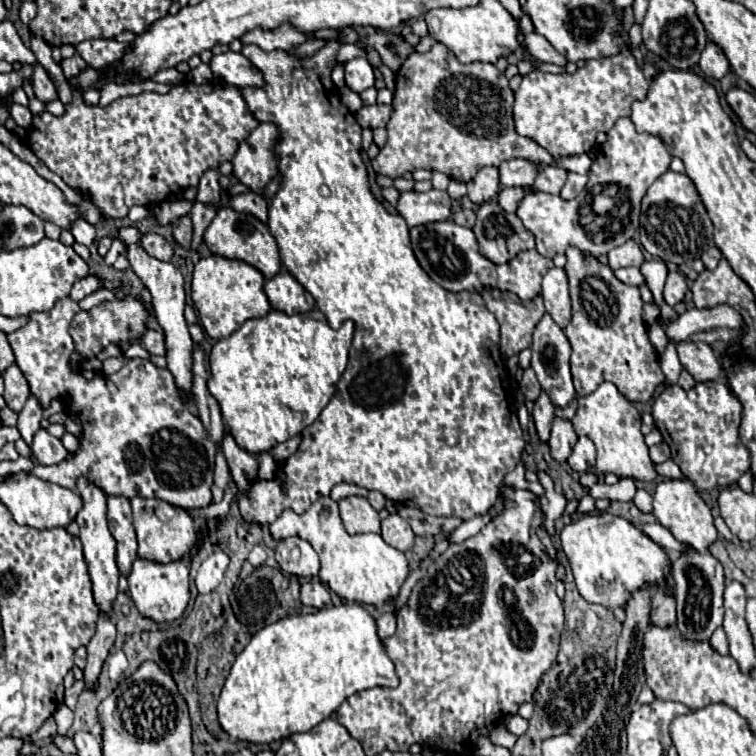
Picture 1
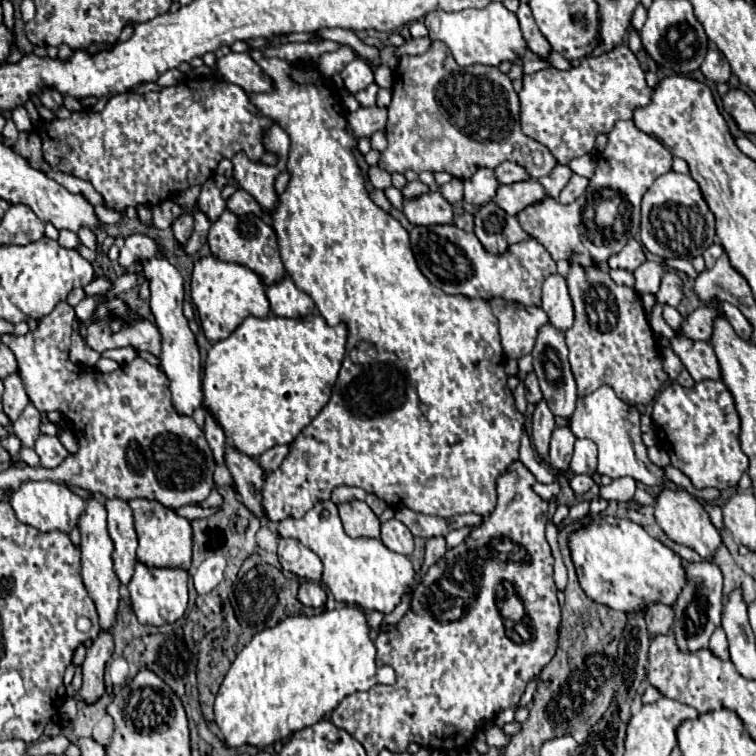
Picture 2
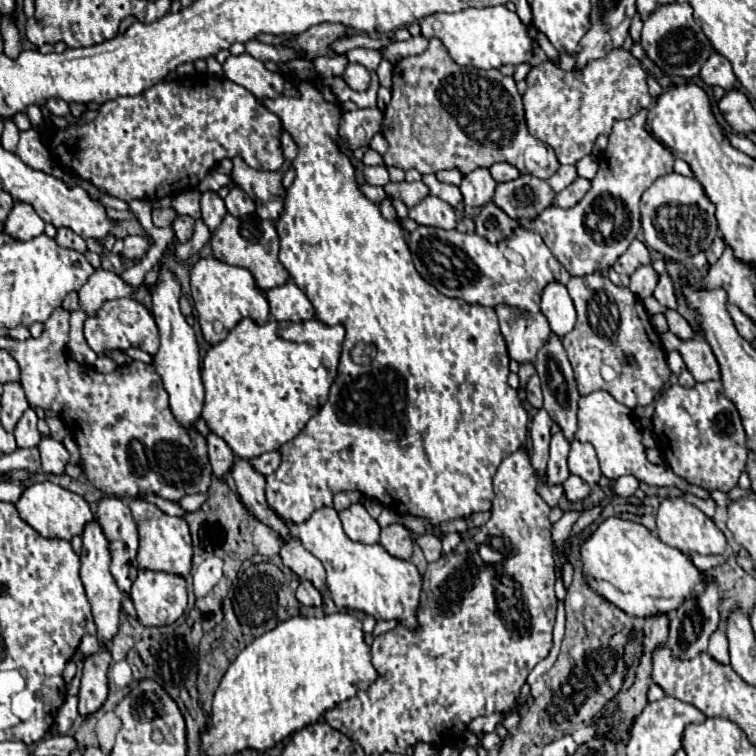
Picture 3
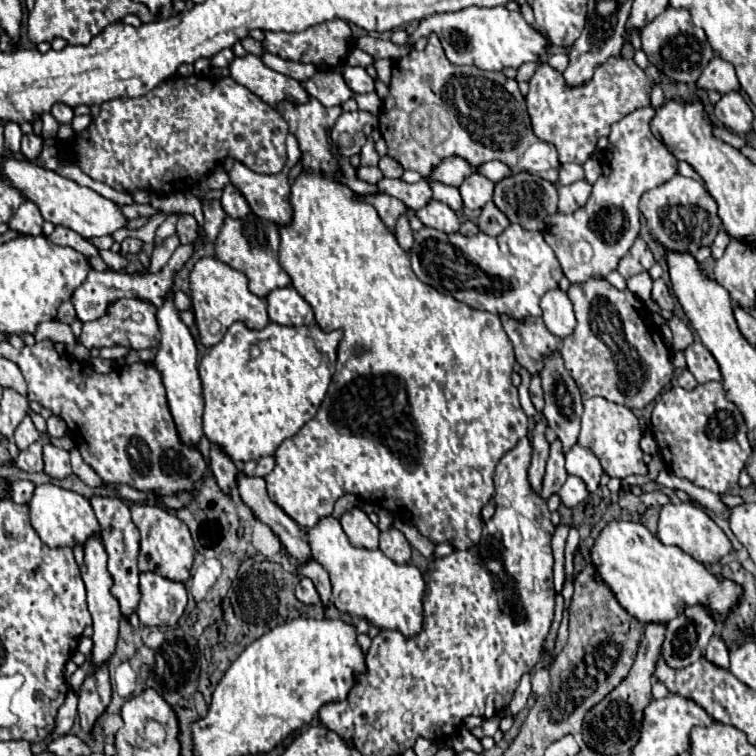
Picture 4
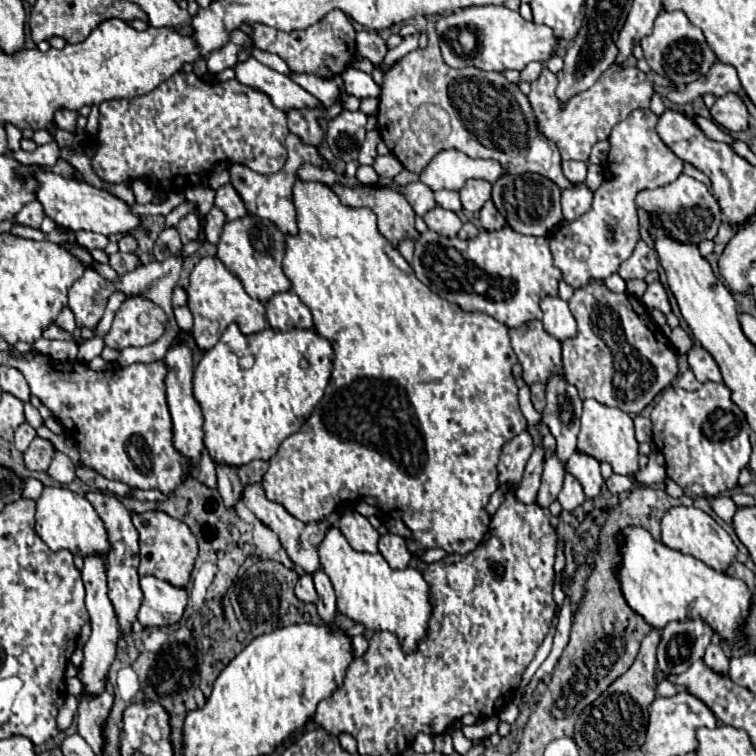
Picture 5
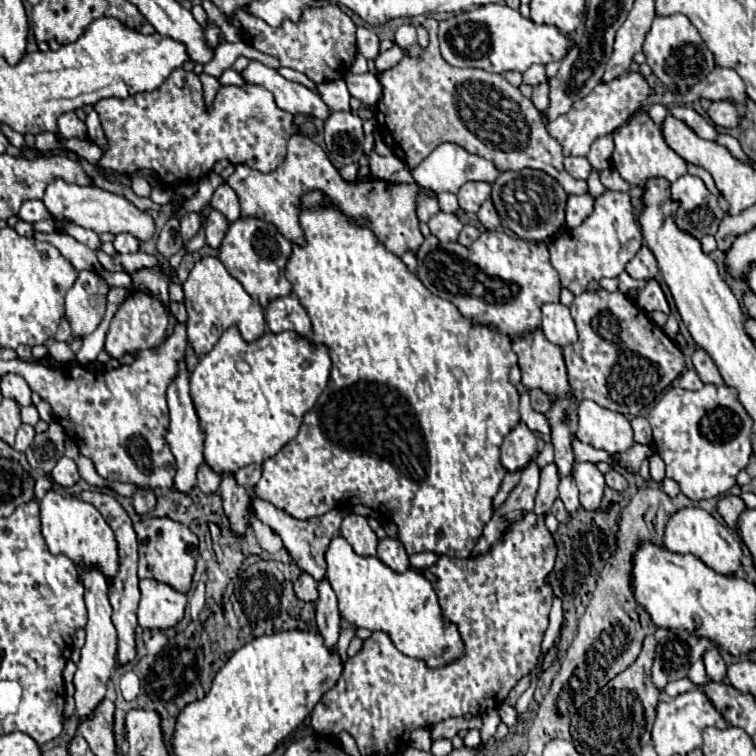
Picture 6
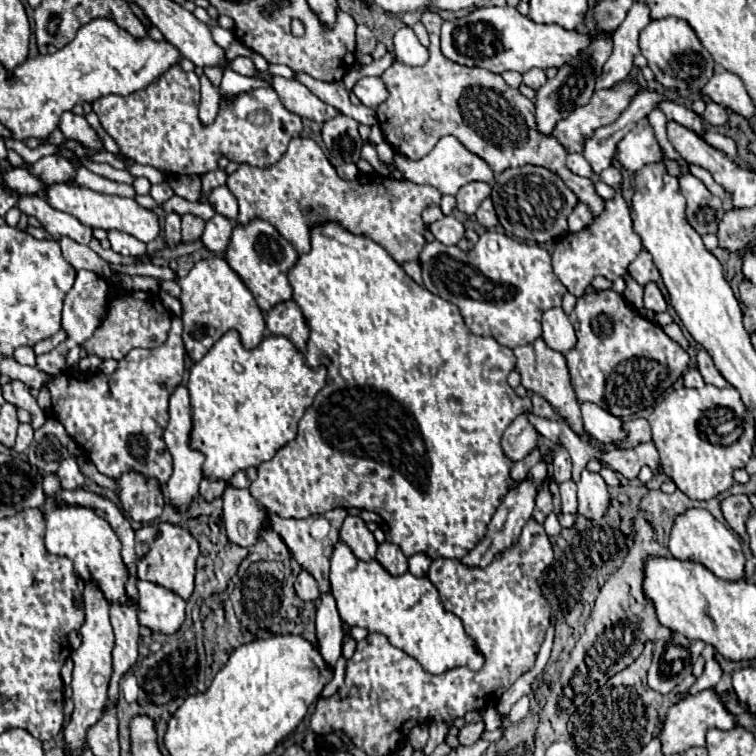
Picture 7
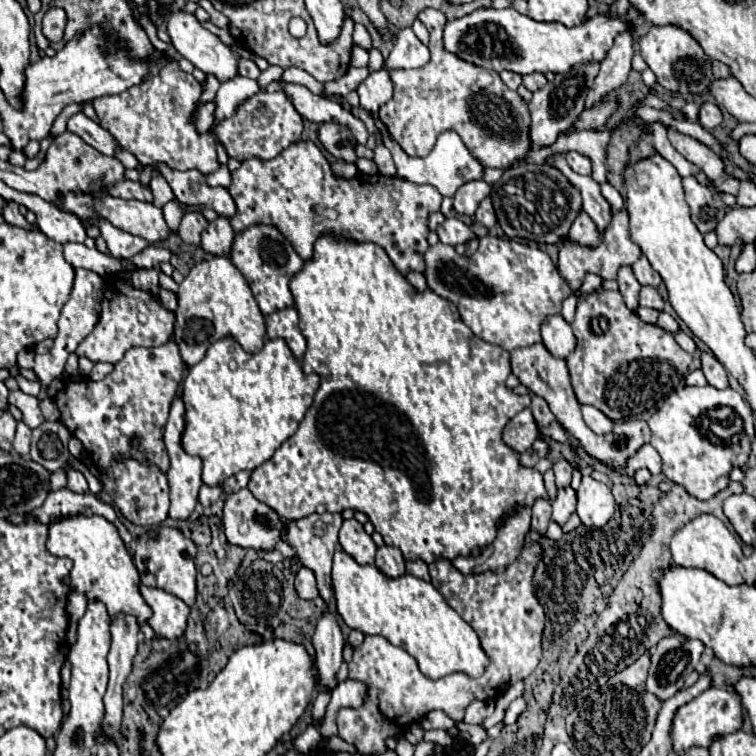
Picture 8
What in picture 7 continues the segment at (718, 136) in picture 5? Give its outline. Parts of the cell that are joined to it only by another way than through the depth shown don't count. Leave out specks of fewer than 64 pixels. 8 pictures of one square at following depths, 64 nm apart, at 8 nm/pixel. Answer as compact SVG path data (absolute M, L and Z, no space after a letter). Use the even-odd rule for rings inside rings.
M664 100L664 102L658 104L658 110L662 110L668 120L674 120L674 122L678 122L678 124L682 124L682 126L698 132L698 134L704 132L704 122L702 122L702 118L700 118L698 114L694 114L692 110L688 110L686 106L680 106L680 104L676 104L676 102Z

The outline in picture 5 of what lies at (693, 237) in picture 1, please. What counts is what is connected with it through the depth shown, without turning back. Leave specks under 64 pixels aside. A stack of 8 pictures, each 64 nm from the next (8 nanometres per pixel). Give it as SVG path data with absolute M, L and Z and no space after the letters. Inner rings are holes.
M686 174L676 178L672 184L660 186L656 190L640 190L636 198L636 206L644 208L648 214L658 212L662 218L662 226L668 228L676 240L690 242L690 244L700 244L706 238L714 238L720 222L724 220L724 214L716 198L710 194L710 190L702 182Z

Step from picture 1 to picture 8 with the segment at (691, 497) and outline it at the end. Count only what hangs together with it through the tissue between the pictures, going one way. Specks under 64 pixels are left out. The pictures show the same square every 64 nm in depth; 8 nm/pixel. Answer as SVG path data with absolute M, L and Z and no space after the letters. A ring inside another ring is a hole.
M700 514L692 522L688 522L682 530L678 530L672 538L672 558L676 566L684 568L702 568L722 582L736 586L742 584L742 572L740 572L740 562L742 562L742 546L734 538L734 534L712 514Z

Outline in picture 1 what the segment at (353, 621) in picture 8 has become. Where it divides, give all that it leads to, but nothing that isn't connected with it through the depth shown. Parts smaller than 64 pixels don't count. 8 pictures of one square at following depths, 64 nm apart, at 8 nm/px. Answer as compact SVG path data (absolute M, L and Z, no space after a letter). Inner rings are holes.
M328 496L312 504L302 516L294 514L292 510L284 510L282 516L274 524L270 524L268 530L274 540L282 540L284 536L296 534L298 538L310 542L320 556L320 580L328 584L328 588L334 590L342 600L348 602L382 606L384 602L398 596L400 586L410 574L406 556L400 550L388 546L380 534L350 536L340 520L338 504Z

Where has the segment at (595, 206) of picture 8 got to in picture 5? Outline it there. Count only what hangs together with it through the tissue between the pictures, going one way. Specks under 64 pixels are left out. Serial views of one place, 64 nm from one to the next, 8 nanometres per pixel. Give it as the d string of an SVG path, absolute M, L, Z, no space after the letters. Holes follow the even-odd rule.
M426 22L426 34L428 34L428 46L424 50L414 50L406 54L400 62L396 62L392 68L384 72L380 108L376 118L378 118L378 130L388 150L402 162L406 170L416 174L432 160L432 156L436 156L440 150L446 150L446 148L456 148L472 158L498 160L502 168L510 174L536 172L538 164L532 164L526 160L530 142L540 138L540 130L528 98L518 90L516 84L508 82L504 74L484 72L478 68L462 68L462 70L450 68L442 60L434 22ZM550 142L550 148L552 148L552 166L550 166L550 172L540 172L542 176L550 178L552 182L556 182L562 190L566 190L566 186L574 186L564 174L562 174L562 166L560 166L560 152L556 148L554 142Z

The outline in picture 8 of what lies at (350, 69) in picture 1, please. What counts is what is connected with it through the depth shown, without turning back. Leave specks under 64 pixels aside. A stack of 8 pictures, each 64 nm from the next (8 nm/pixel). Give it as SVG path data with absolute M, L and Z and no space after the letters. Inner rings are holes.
M380 68L378 72L372 72L360 86L358 86L358 94L360 94L360 106L364 110L372 110L376 112L382 104L386 104L392 98L392 82L388 76L386 68Z

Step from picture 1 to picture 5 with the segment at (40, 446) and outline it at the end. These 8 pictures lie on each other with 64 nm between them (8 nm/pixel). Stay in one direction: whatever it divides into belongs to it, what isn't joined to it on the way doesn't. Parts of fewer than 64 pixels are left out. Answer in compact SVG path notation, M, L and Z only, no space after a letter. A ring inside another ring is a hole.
M56 452L50 468L48 468L48 474L58 480L60 484L70 484L74 478L76 478L76 468L74 468L74 462L62 454L62 452Z

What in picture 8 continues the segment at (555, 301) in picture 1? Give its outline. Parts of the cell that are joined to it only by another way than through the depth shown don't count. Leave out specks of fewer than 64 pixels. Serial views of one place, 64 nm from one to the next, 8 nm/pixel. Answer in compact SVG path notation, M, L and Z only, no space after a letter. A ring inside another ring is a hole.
M548 316L542 324L542 344L552 356L564 360L576 348L576 338L562 316Z

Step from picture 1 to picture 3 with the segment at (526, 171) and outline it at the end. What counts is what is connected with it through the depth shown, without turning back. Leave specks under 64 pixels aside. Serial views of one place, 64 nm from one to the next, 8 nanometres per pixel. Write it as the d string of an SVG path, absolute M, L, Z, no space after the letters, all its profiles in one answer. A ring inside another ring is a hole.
M498 162L498 164L490 166L488 172L496 182L508 182L508 180L514 180L514 178L520 176L520 172L514 166L506 164L506 162Z

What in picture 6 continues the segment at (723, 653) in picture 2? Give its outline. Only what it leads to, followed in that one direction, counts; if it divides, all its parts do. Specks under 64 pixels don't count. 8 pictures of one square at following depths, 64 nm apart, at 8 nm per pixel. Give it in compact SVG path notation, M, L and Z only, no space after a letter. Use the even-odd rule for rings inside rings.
M716 648L710 650L710 652L706 652L704 664L706 664L706 674L708 674L708 678L712 682L722 682L724 680L724 676L726 676L726 664L720 658L720 654L718 654Z

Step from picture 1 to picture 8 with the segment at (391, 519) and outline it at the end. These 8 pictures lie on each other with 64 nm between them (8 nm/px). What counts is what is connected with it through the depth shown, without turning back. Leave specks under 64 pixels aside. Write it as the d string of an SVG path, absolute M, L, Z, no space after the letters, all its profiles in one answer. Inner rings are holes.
M382 546L376 552L376 568L388 578L398 578L404 574L404 558L398 548Z

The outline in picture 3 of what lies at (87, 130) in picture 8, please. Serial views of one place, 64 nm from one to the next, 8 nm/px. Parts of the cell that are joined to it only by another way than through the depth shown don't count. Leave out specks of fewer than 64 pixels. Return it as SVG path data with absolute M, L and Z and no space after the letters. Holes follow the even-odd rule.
M52 98L52 100L48 100L46 108L50 110L52 116L68 116L68 114L70 114L70 106L68 106L64 100L60 100L60 98Z

